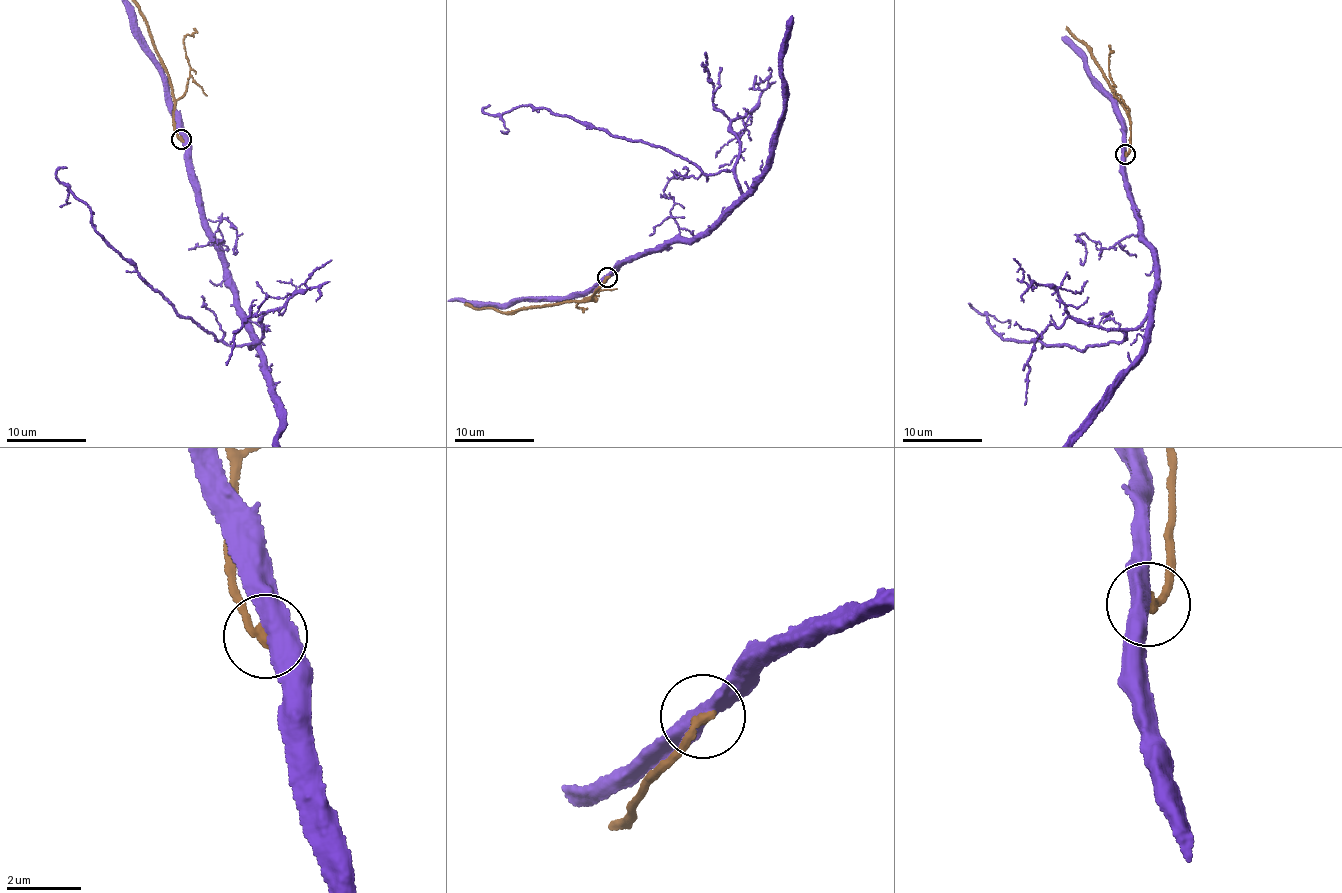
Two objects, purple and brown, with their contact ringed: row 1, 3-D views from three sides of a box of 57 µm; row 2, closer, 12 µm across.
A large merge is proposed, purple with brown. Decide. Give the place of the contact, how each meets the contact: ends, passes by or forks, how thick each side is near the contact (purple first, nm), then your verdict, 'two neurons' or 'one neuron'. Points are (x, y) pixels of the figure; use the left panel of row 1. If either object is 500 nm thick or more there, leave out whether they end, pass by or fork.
at (181, 139); purple passes by; brown ends there; 480 nm thick on the purple side, 280 nm on the other; two neurons

